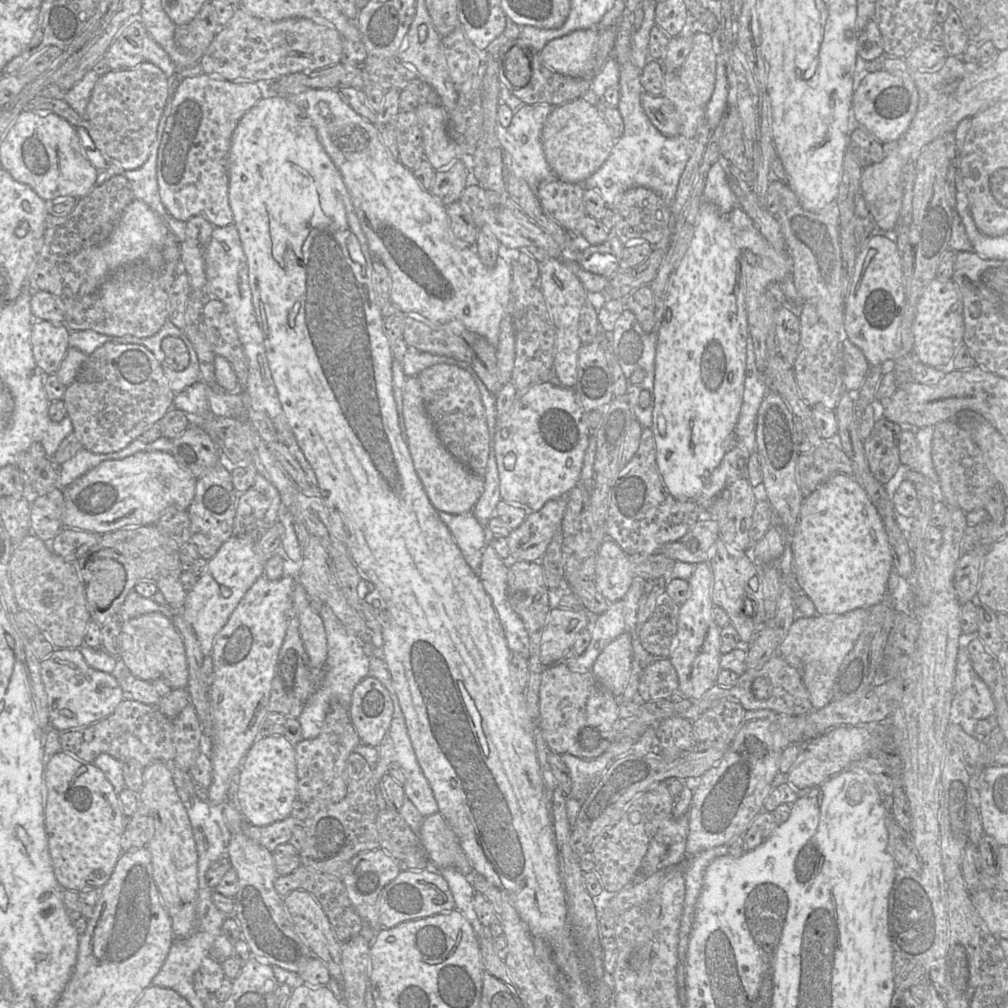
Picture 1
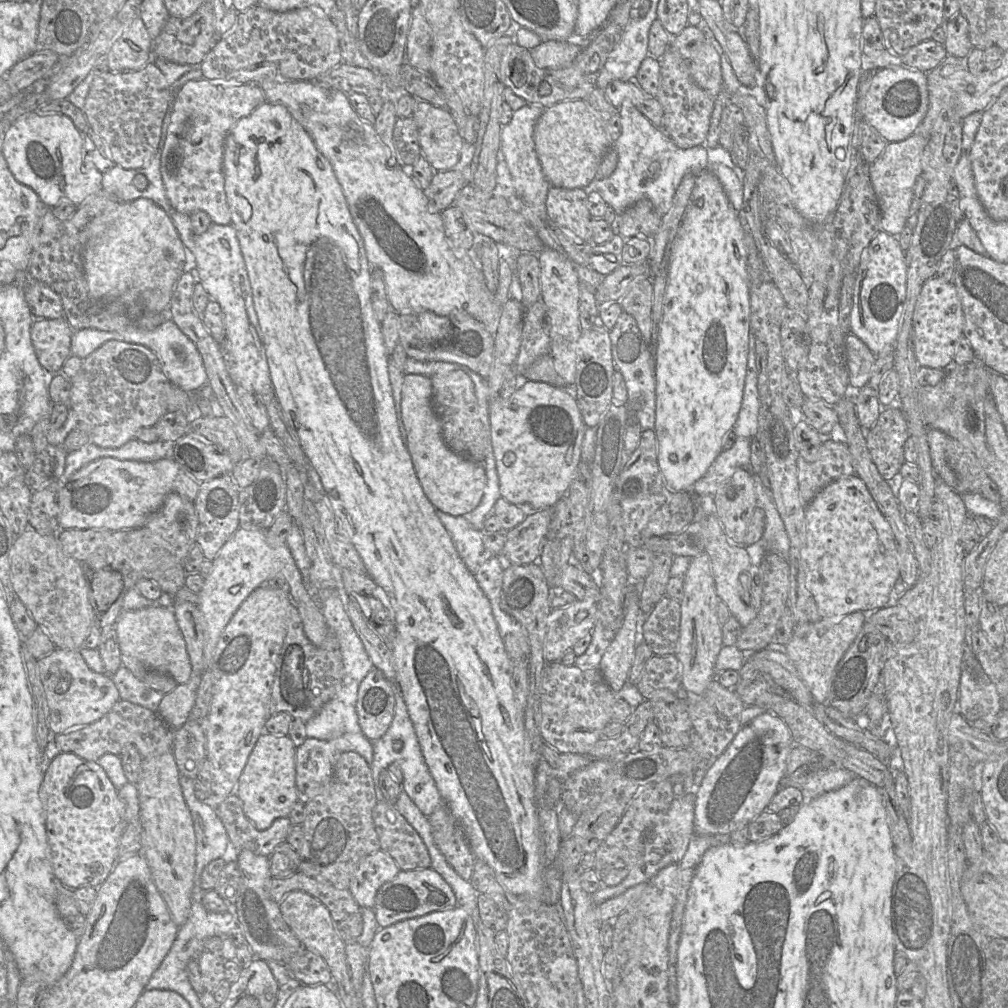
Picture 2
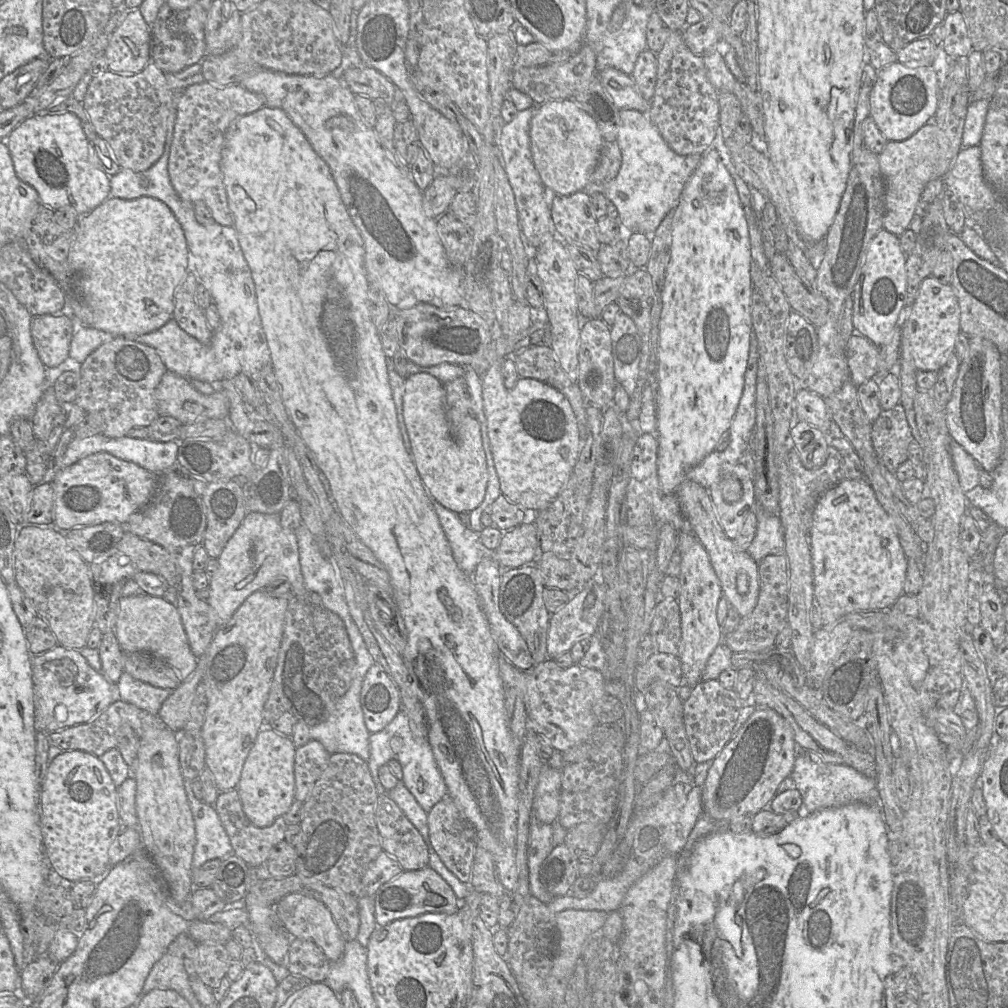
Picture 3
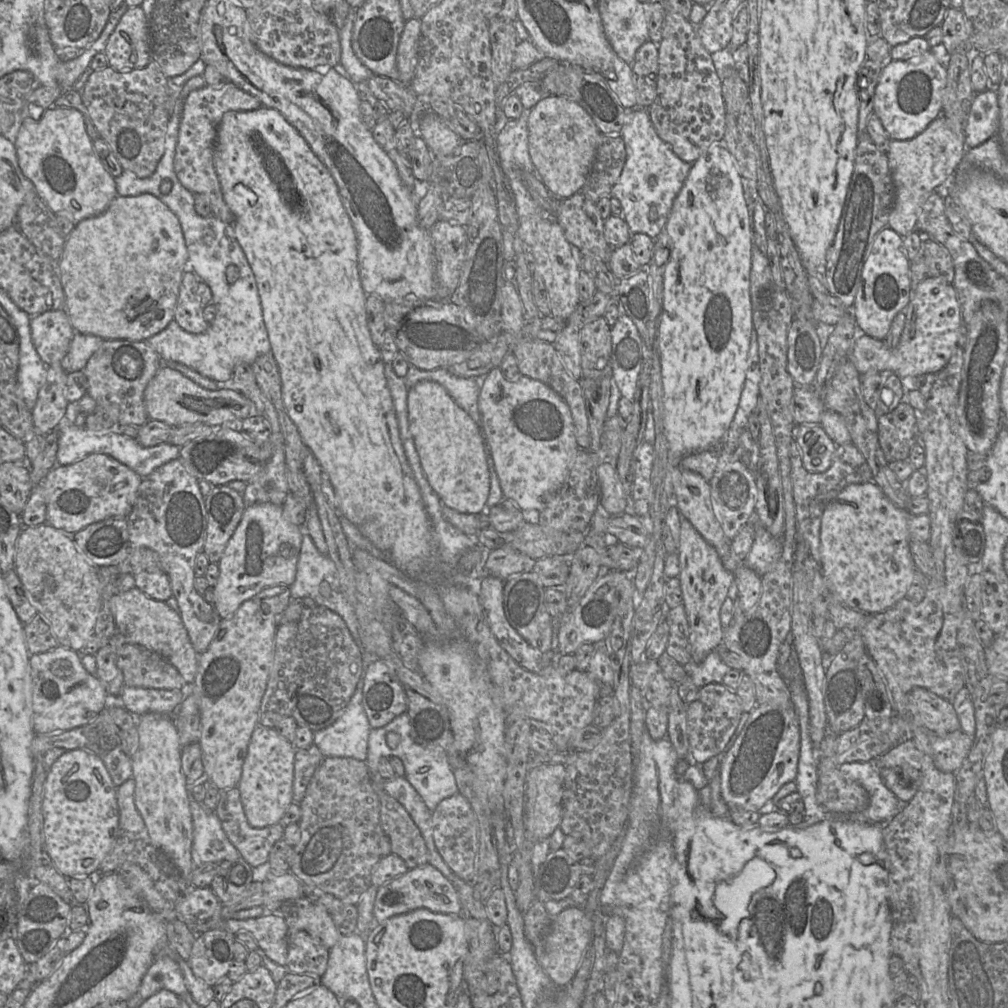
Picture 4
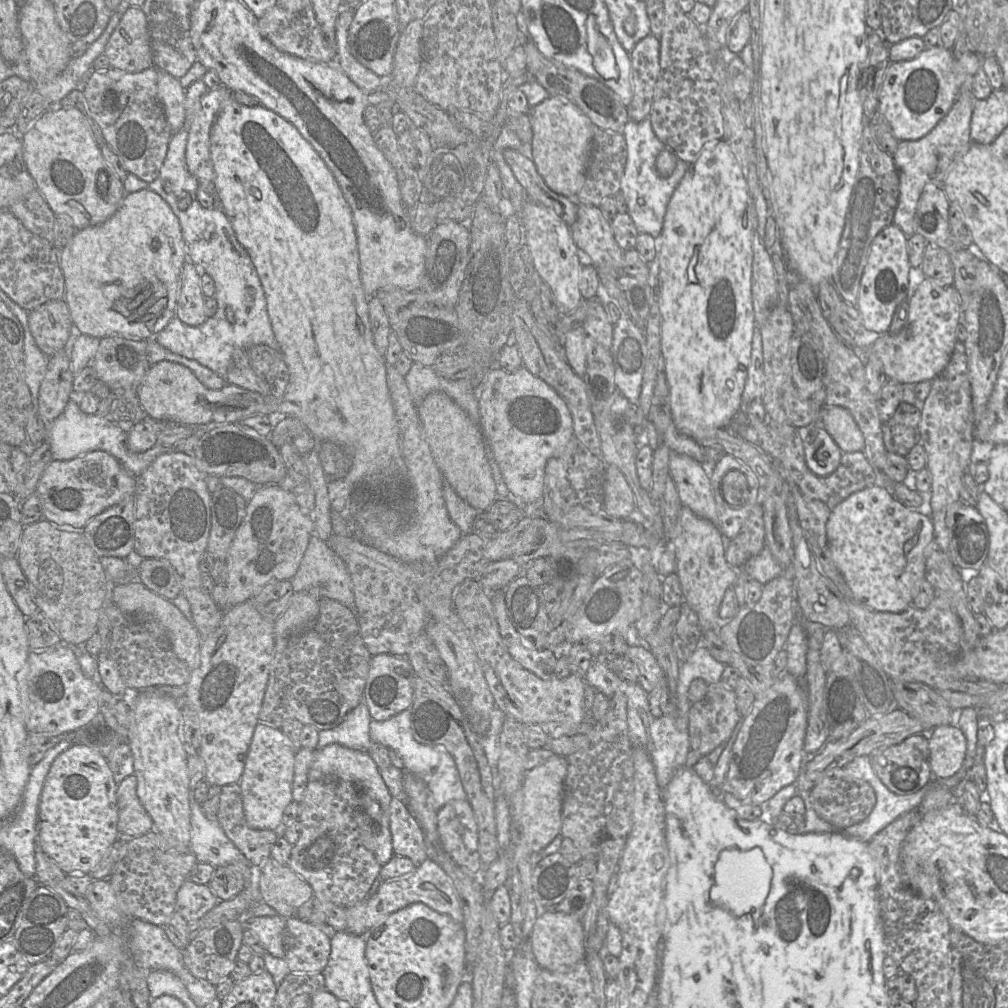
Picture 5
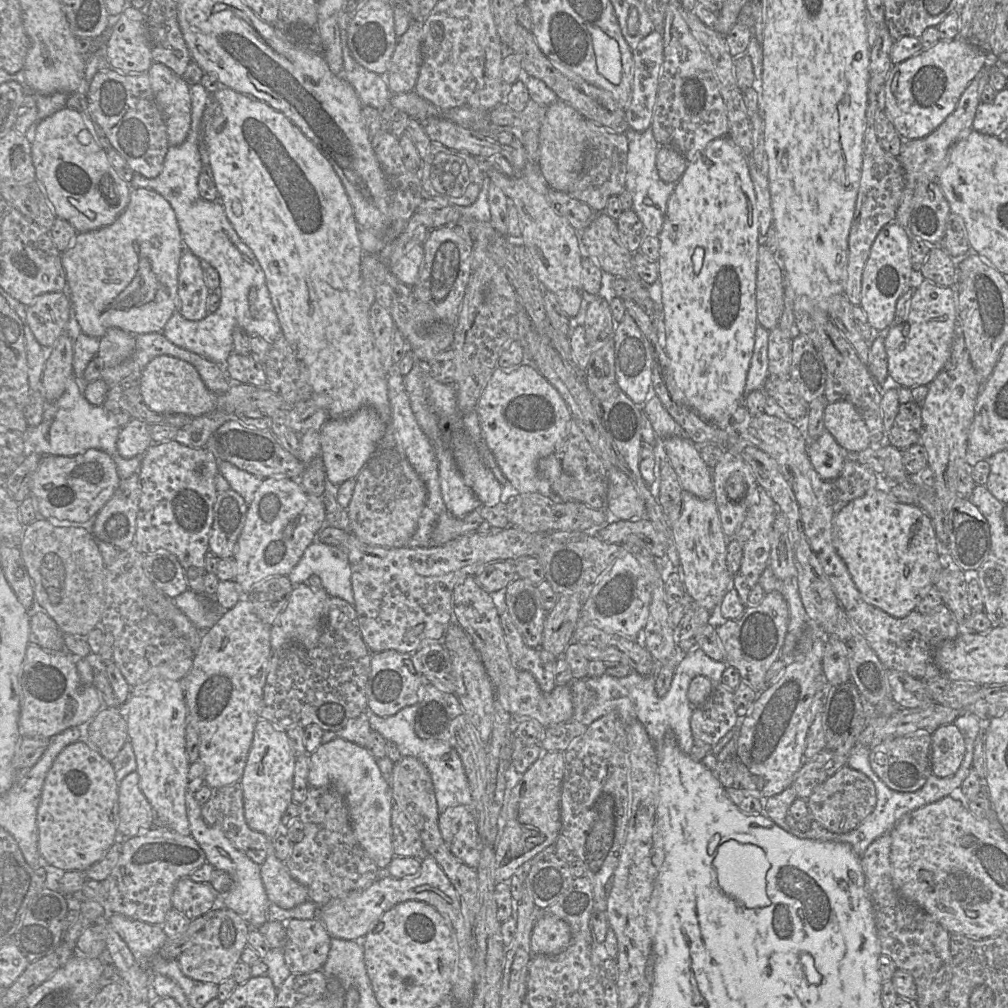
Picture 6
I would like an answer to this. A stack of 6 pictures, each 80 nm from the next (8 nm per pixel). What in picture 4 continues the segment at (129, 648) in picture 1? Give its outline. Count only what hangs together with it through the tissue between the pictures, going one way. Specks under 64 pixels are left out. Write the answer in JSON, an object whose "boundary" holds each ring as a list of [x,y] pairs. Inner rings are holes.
{"boundary":[[[134,587],[114,594],[110,599],[110,608],[117,630],[130,642],[159,653],[179,671],[186,683],[194,682],[199,654],[192,645],[179,612],[173,609],[167,601],[151,598],[138,587]]]}

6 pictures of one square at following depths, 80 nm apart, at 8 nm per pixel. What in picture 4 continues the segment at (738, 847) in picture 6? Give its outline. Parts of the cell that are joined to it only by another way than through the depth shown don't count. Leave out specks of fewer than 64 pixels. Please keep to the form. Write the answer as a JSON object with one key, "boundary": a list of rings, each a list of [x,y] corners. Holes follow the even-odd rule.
{"boundary":[[[754,857],[736,876],[716,886],[714,904],[718,910],[722,909],[722,905],[728,906],[726,917],[746,918],[751,896],[757,890],[769,886],[775,876],[775,870],[768,862],[760,857]]]}

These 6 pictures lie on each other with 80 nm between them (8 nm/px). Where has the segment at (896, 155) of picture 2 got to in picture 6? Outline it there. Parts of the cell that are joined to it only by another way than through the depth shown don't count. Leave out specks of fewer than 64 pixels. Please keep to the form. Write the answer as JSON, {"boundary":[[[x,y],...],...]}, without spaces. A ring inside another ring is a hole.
{"boundary":[[[991,58],[986,67],[980,71],[971,81],[961,95],[955,110],[944,120],[944,122],[931,134],[921,139],[904,140],[900,154],[897,159],[901,163],[904,173],[904,191],[901,203],[897,209],[896,221],[908,231],[908,225],[912,209],[912,200],[915,187],[922,181],[938,181],[941,170],[946,164],[950,149],[960,139],[965,138],[973,130],[973,121],[980,101],[980,93],[983,86],[989,80],[989,67],[997,63]]]}

